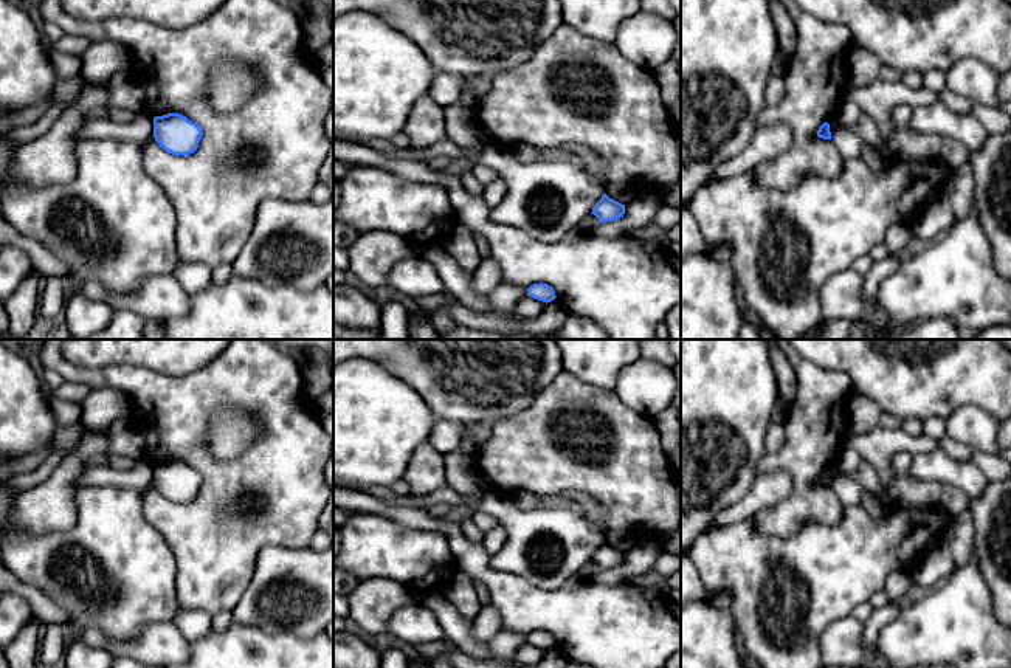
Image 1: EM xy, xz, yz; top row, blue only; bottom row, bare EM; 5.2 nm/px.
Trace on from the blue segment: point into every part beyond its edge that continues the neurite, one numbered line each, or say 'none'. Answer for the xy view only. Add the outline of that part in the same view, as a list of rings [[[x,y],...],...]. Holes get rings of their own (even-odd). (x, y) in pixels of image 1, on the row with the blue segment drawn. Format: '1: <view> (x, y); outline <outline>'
none

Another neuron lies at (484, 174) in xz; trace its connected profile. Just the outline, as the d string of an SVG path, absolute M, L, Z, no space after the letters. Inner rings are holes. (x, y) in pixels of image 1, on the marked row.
M474 163L471 170L473 170L474 177L484 186L487 186L488 183L495 181L499 177L499 174L495 169L488 167L488 166L484 166L481 163Z

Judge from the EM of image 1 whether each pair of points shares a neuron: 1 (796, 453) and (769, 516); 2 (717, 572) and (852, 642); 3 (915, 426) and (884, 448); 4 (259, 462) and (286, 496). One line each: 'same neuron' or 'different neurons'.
1: same neuron
2: different neurons
3: different neurons
4: same neuron

